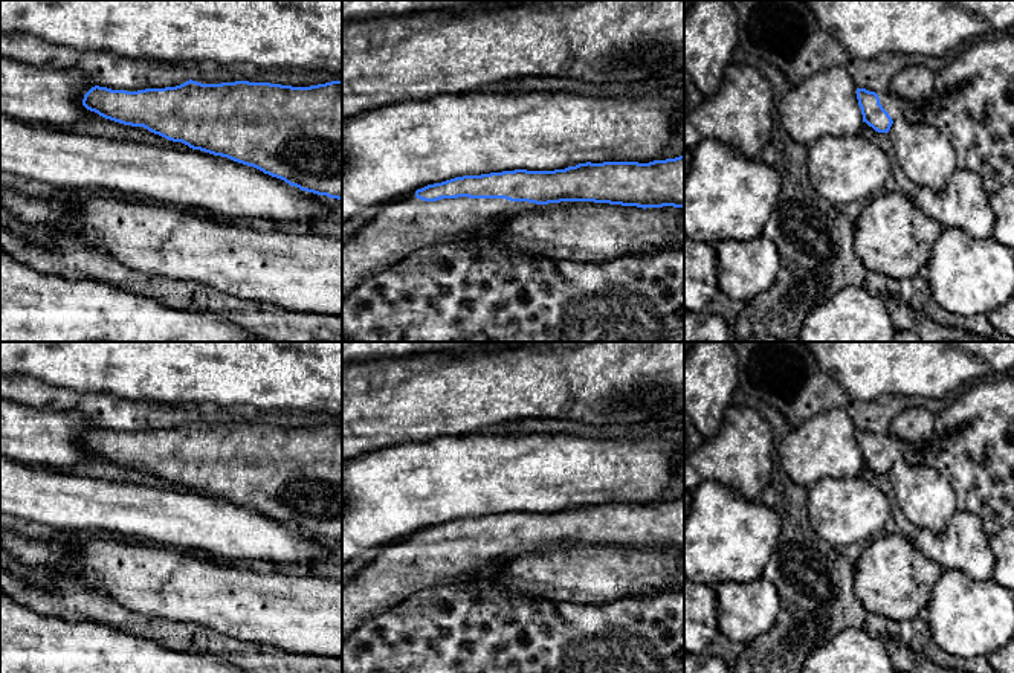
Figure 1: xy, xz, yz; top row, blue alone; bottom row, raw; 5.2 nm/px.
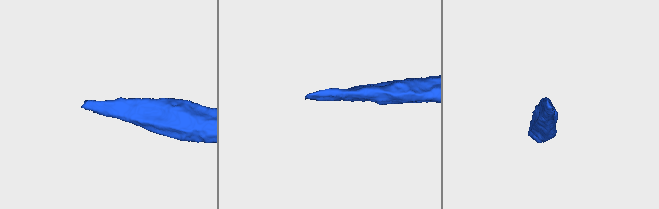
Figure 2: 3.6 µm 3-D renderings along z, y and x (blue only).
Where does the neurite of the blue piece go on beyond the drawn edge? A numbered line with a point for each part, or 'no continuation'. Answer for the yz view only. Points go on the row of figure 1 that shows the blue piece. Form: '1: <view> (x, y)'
1: yz (895, 106)

